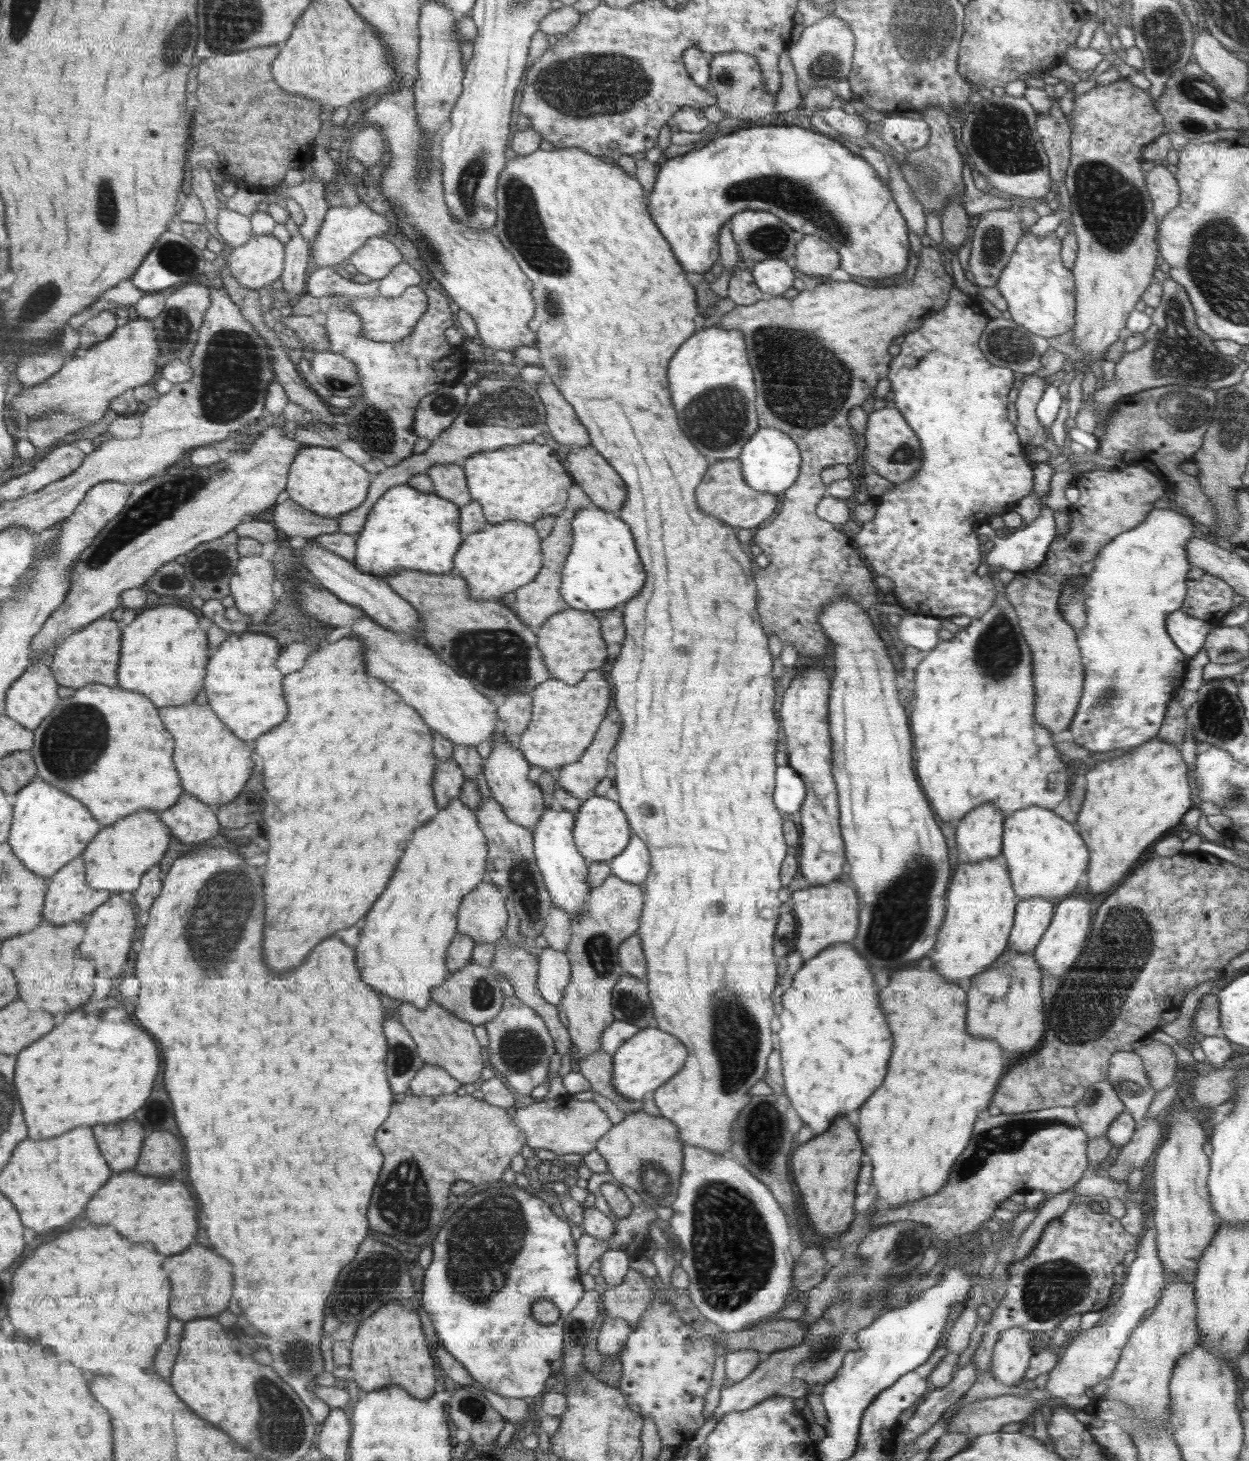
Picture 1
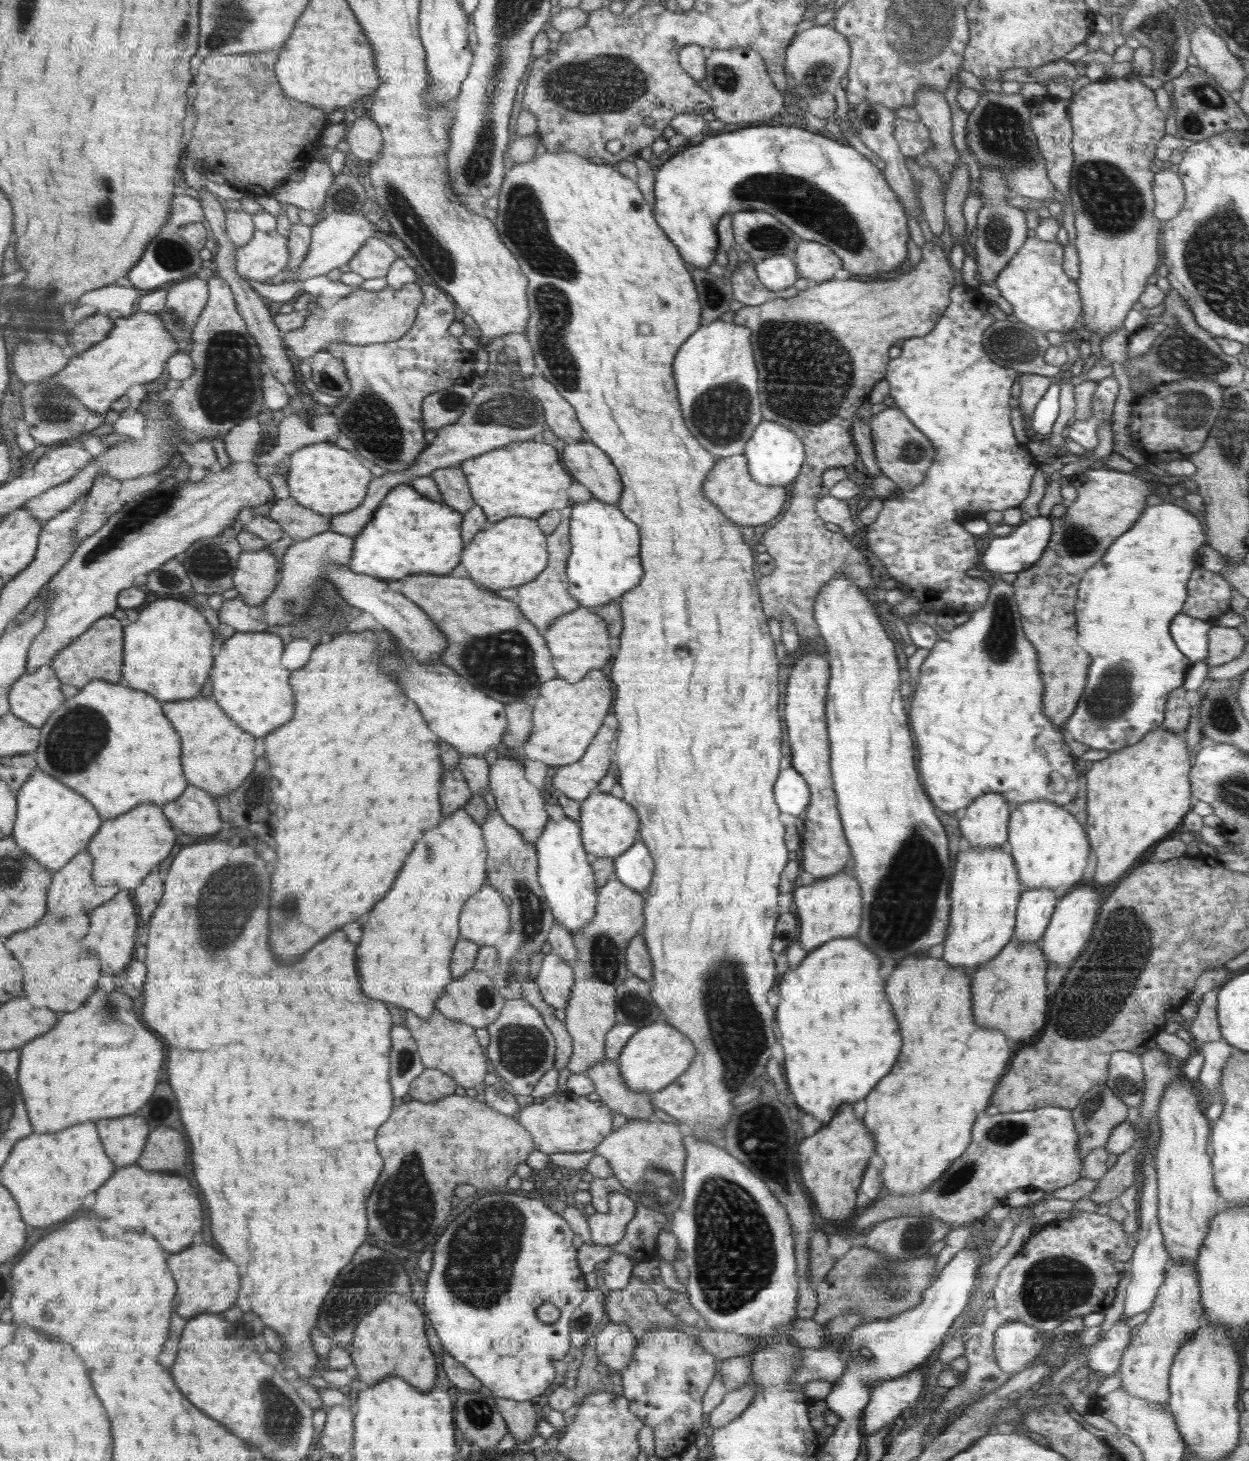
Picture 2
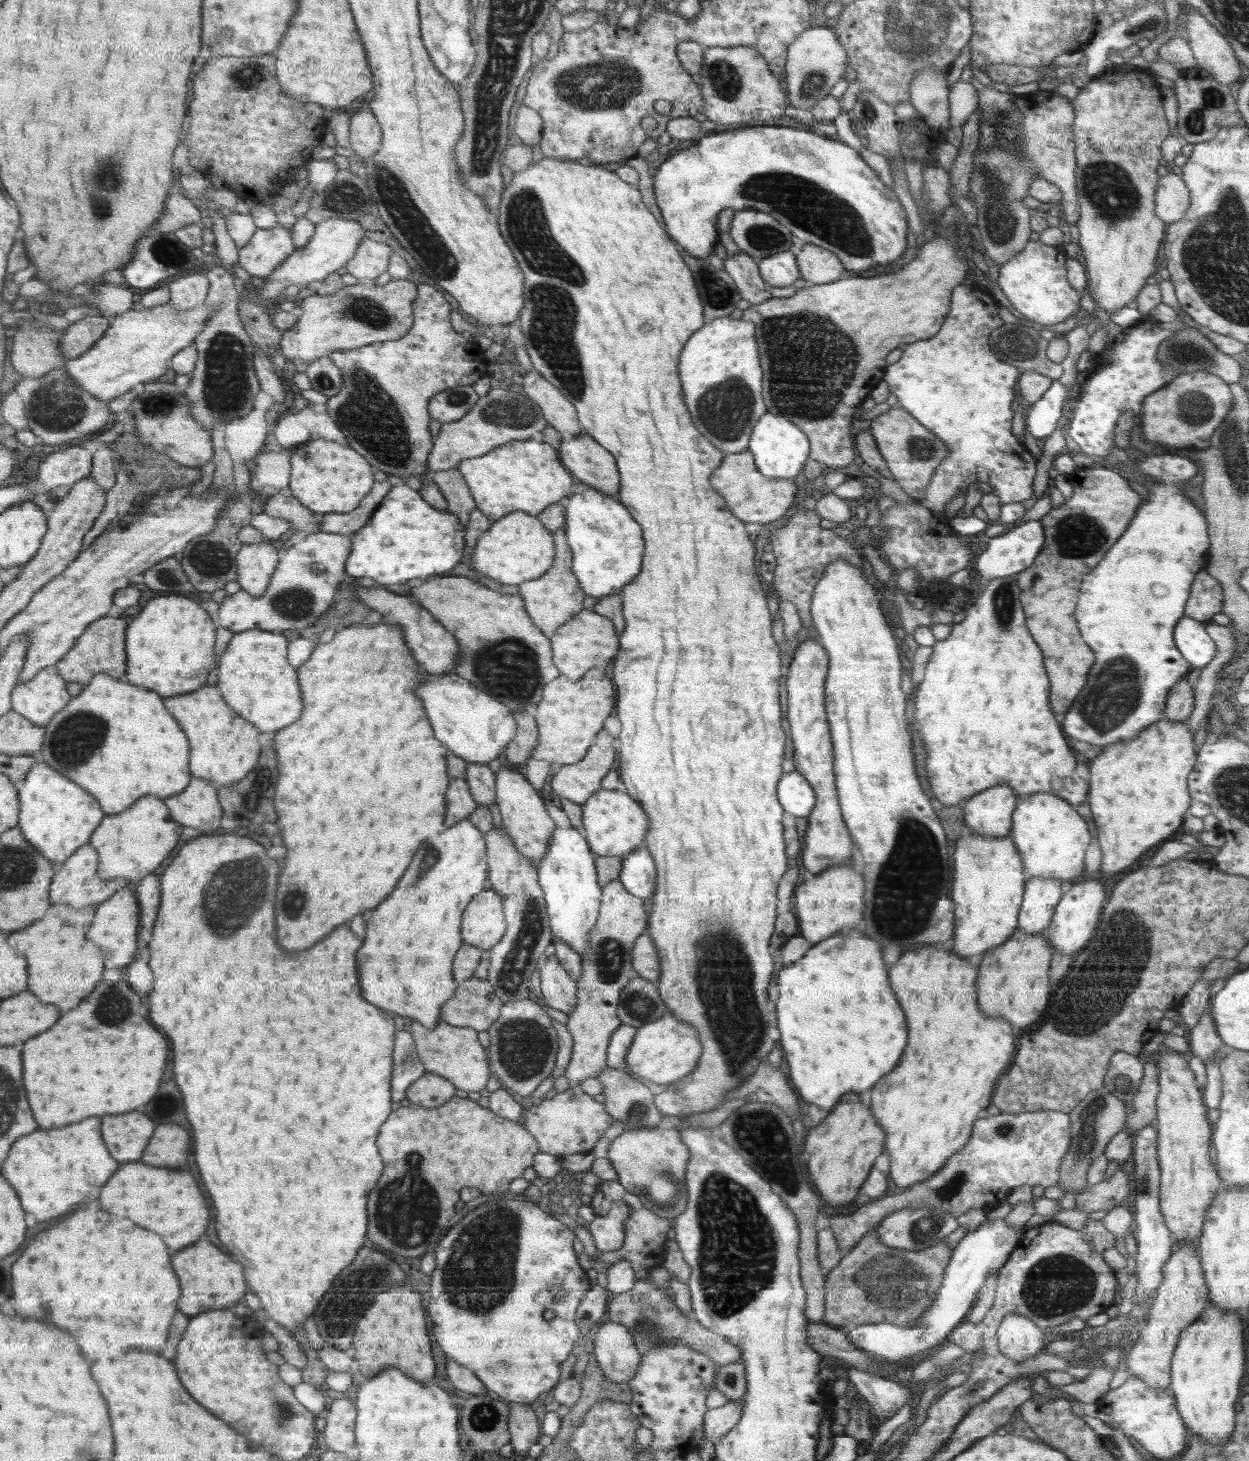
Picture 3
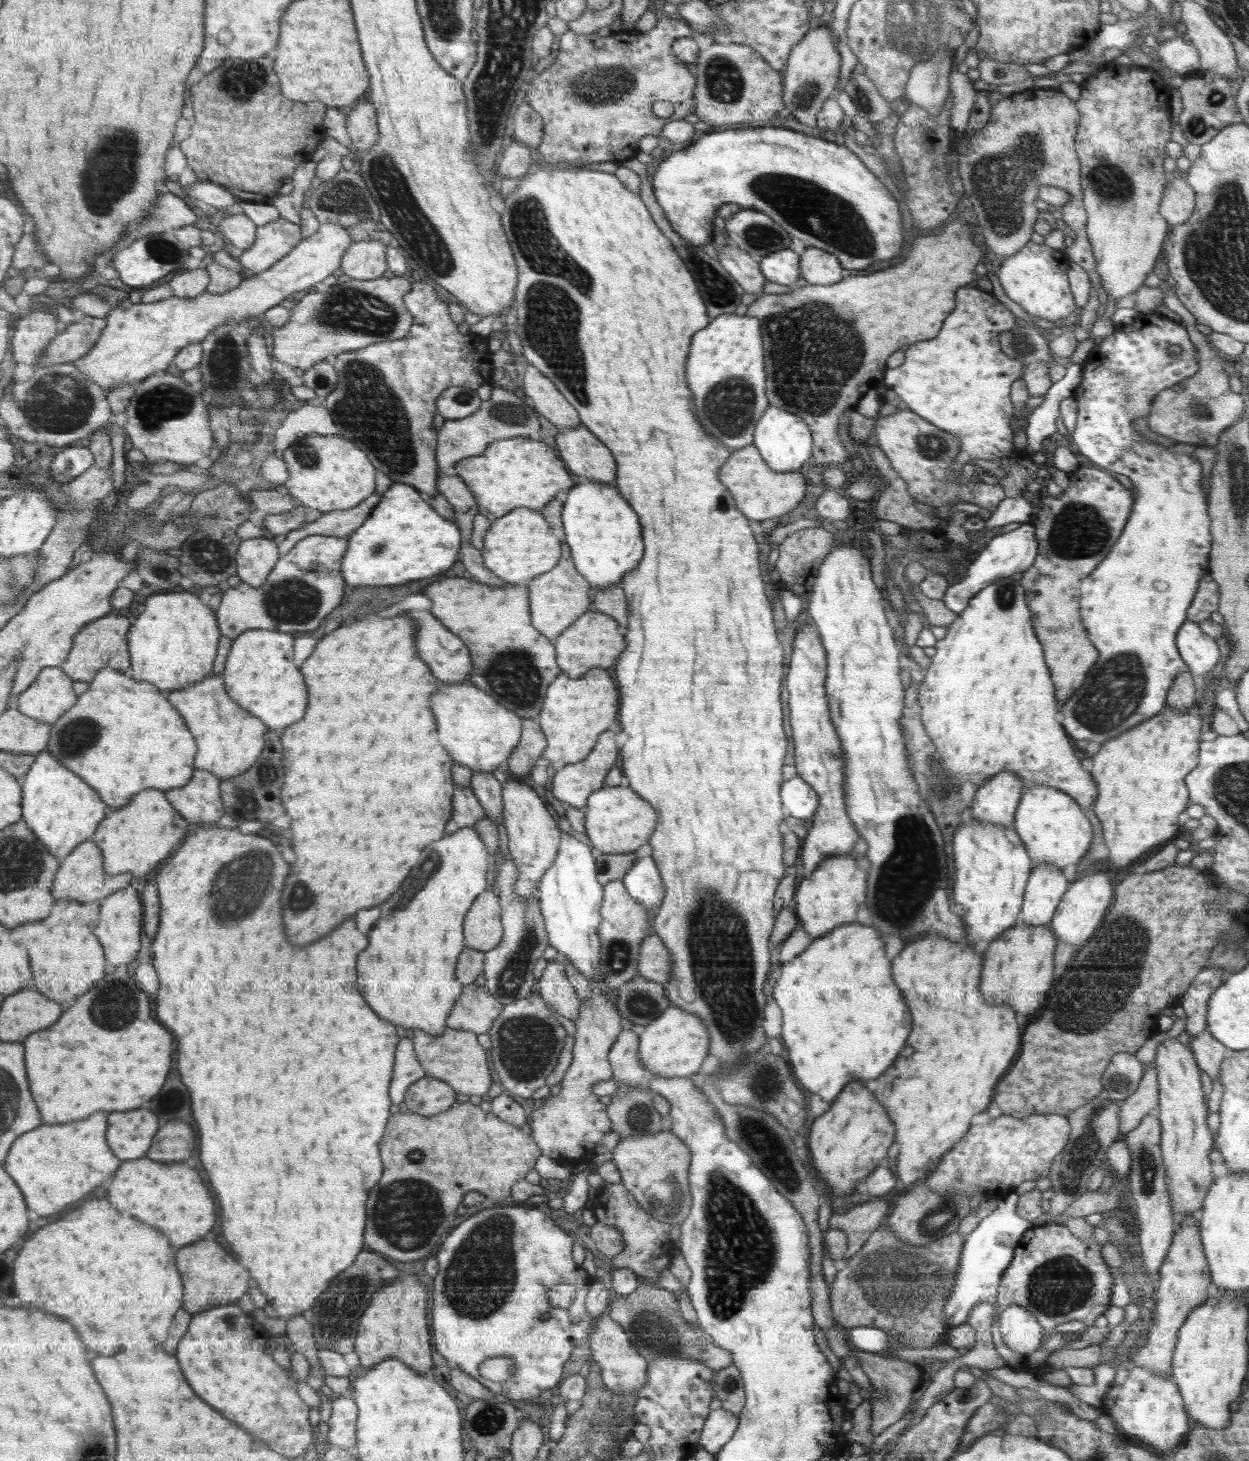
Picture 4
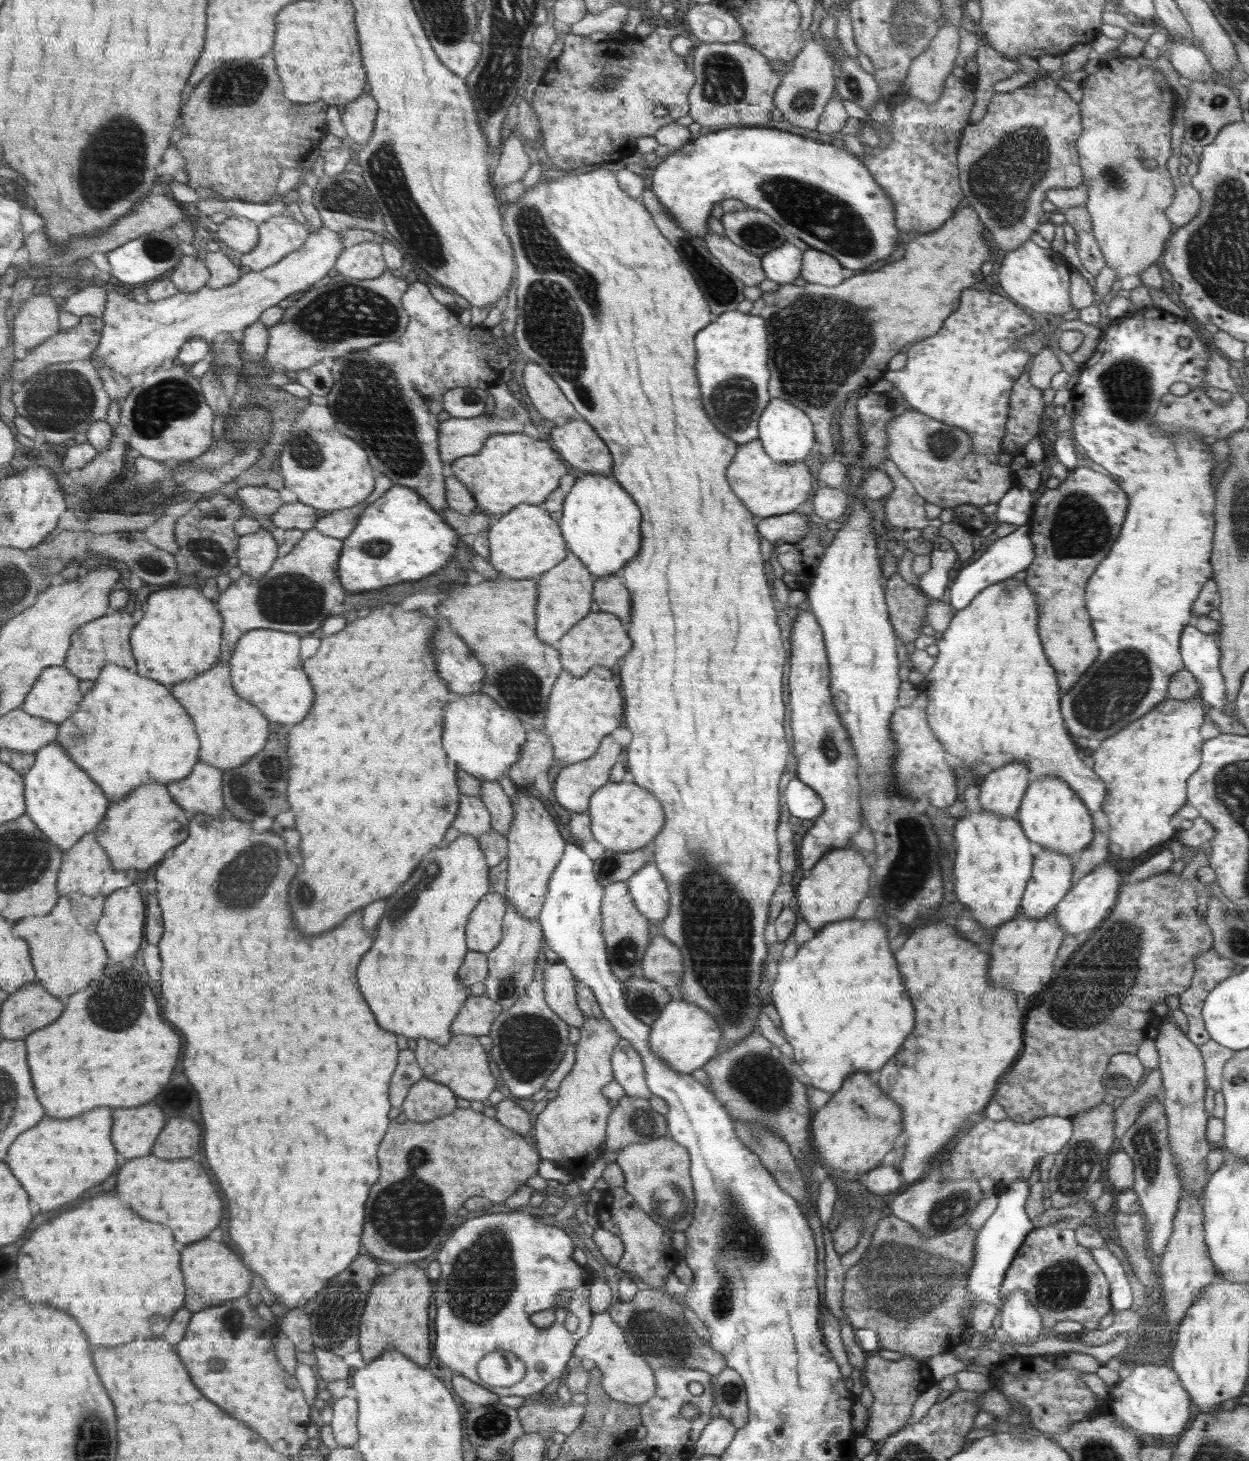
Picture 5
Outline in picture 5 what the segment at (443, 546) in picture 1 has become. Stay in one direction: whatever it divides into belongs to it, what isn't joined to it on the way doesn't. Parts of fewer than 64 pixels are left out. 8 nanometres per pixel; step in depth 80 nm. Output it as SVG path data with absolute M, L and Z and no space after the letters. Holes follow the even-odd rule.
M394 485L384 493L382 498L377 498L368 504L352 532L343 539L344 548L341 550L338 566L341 585L352 593L360 590L366 592L372 588L382 588L399 582L408 582L408 580L420 580L422 576L428 576L438 568L442 568L452 558L456 550L456 540L459 538L458 531L444 524L442 516L417 491L408 486Z

